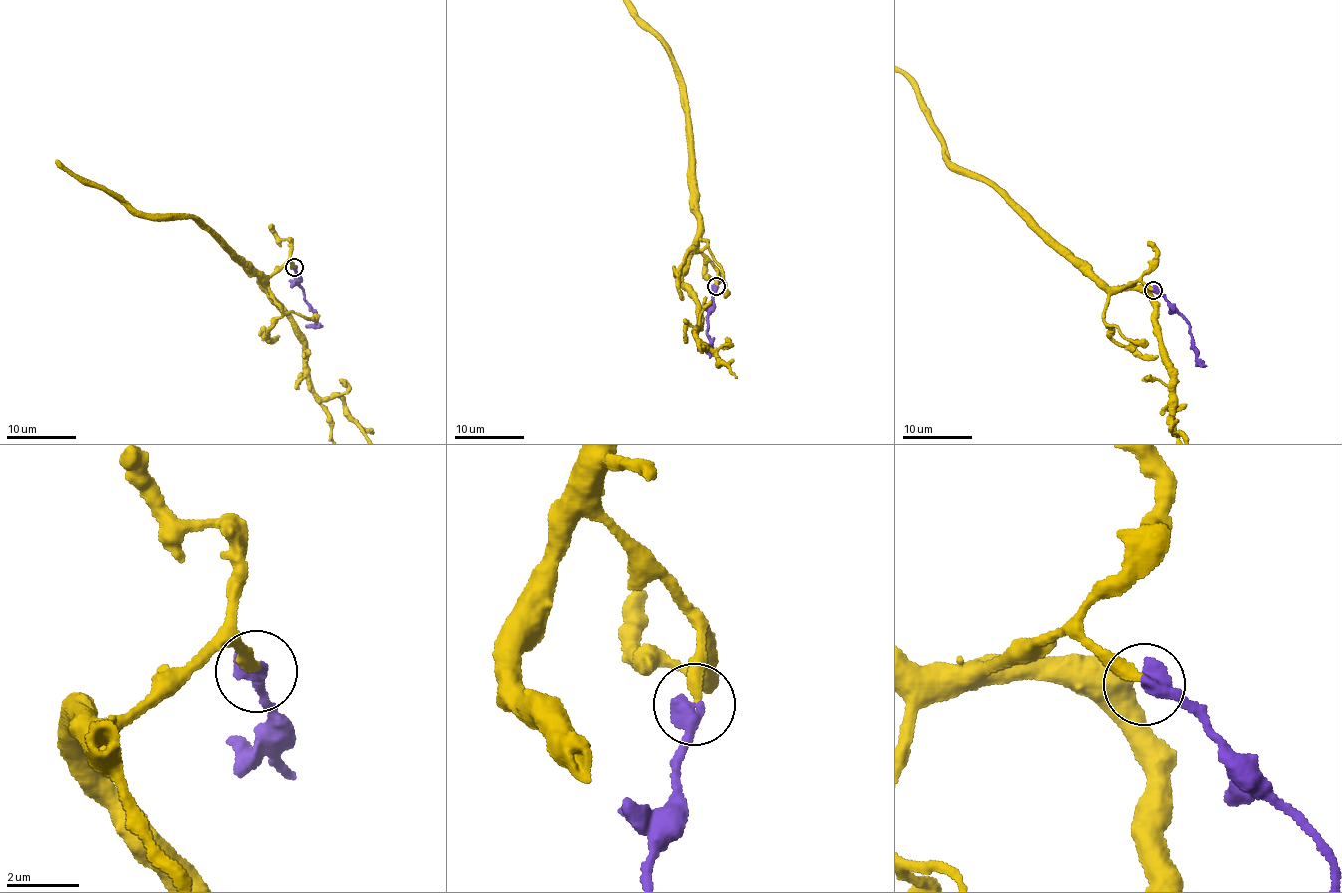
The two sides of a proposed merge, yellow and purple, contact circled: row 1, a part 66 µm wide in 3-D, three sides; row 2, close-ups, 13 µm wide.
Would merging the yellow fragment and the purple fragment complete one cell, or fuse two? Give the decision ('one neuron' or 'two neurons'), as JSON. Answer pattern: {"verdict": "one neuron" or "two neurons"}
{"verdict": "one neuron"}

